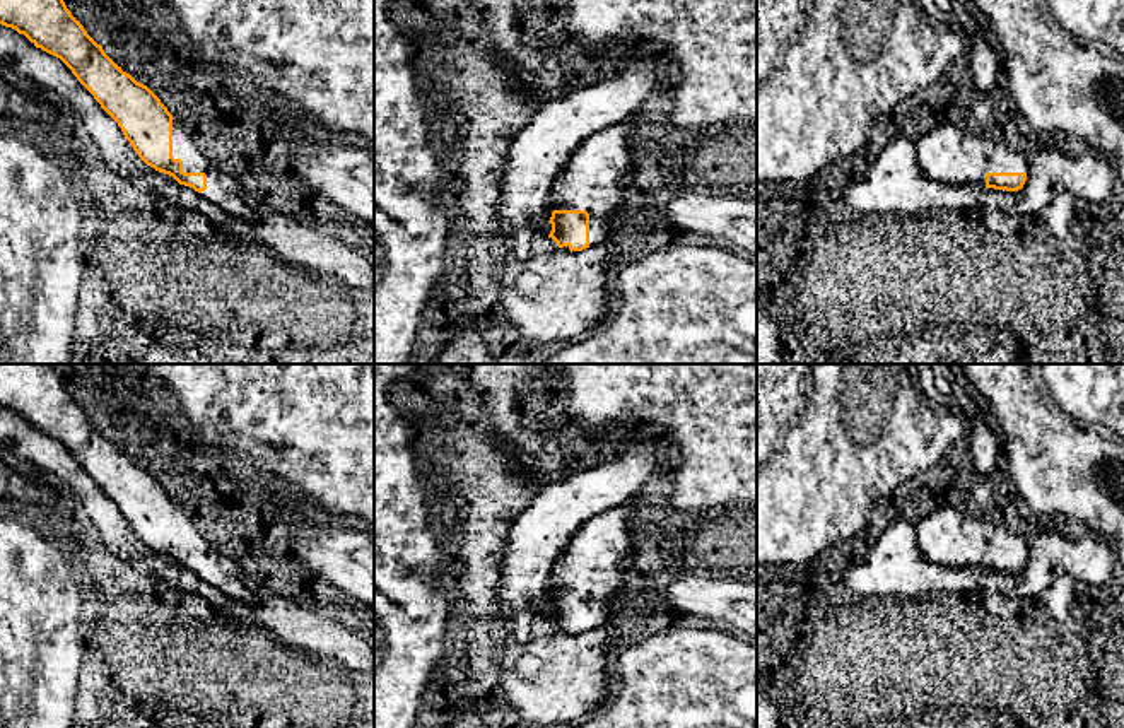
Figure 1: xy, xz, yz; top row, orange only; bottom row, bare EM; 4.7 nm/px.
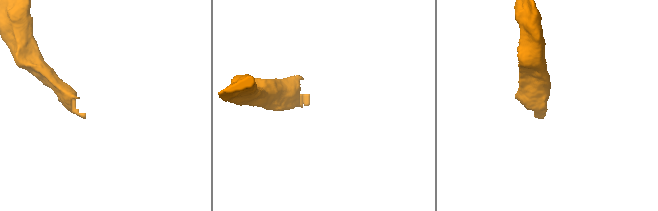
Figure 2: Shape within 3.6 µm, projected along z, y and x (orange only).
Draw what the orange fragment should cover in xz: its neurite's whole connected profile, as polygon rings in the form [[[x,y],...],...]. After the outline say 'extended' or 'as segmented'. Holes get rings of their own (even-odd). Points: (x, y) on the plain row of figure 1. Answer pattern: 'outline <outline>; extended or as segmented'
outline [[[637,494],[584,523],[550,569],[552,620],[564,634],[606,624],[610,602],[623,593],[635,543],[630,518]]]; extended

